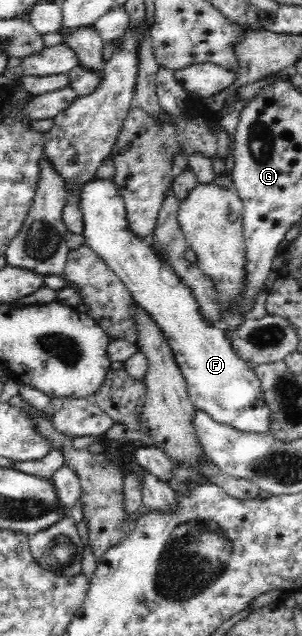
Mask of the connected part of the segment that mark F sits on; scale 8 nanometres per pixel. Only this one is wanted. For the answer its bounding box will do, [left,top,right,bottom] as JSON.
[77,177,272,434]

